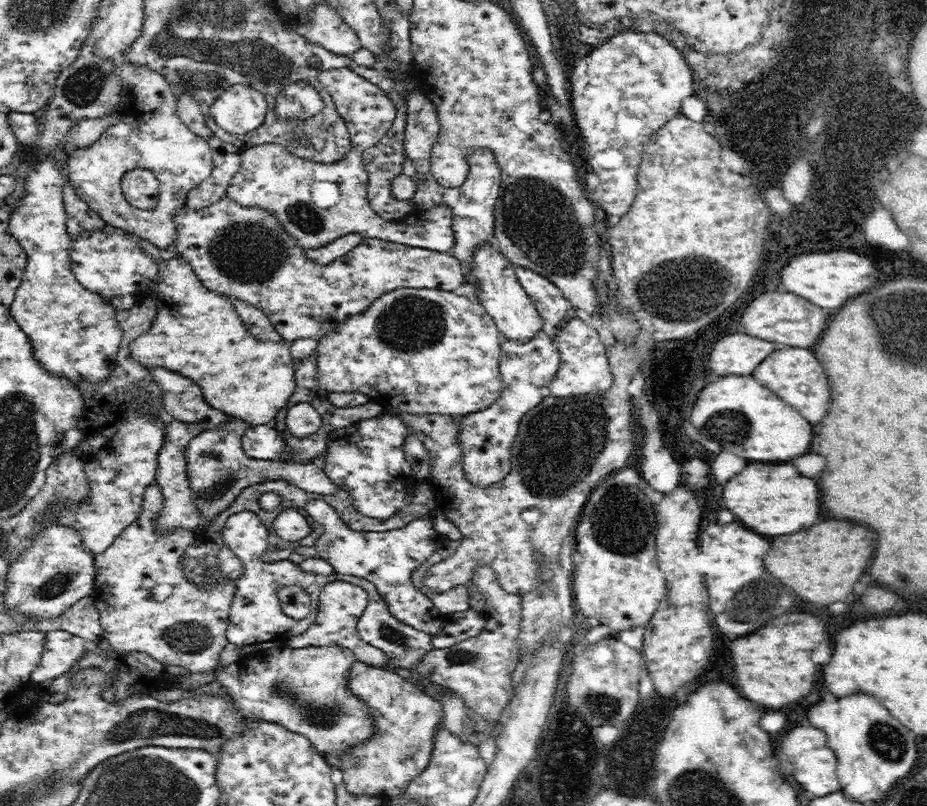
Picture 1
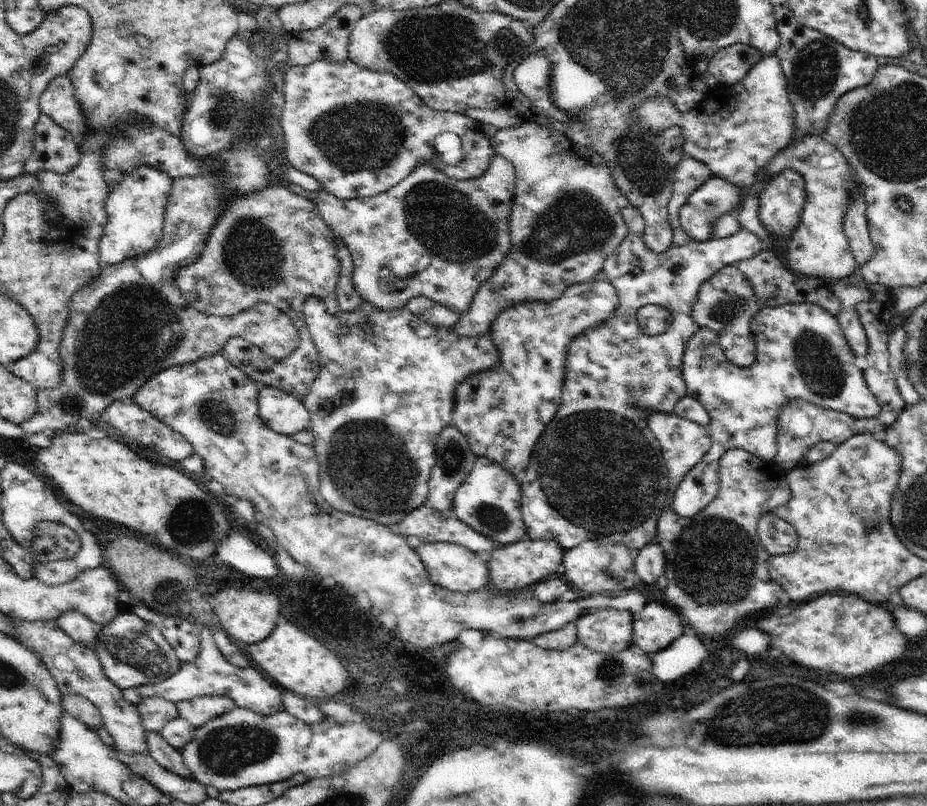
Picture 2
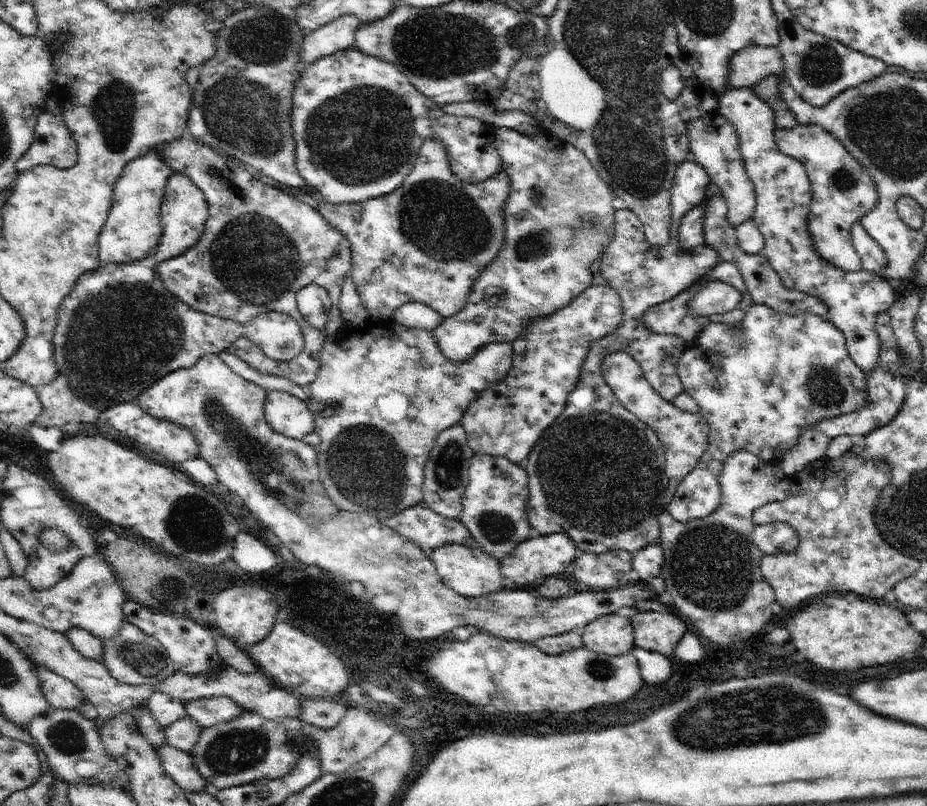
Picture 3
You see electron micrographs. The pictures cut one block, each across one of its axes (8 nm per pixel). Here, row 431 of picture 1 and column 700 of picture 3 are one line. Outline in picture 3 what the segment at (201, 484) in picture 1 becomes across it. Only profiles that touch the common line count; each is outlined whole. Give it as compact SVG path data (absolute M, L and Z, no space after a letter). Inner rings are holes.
M695 206L693 210L689 210L681 222L679 222L679 254L691 254L697 246L705 244L705 234L703 234L703 206Z

